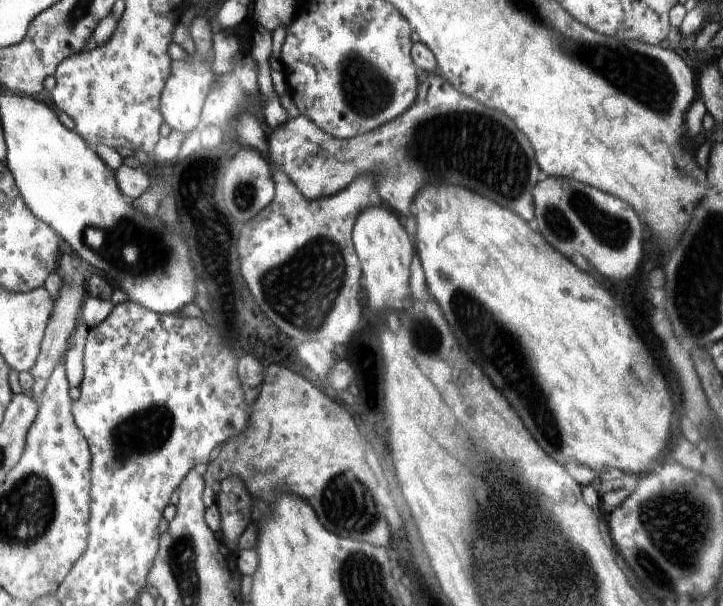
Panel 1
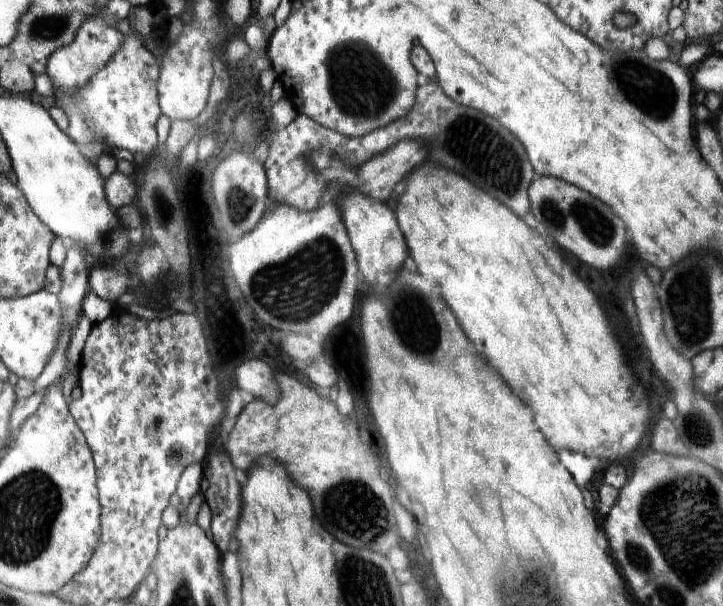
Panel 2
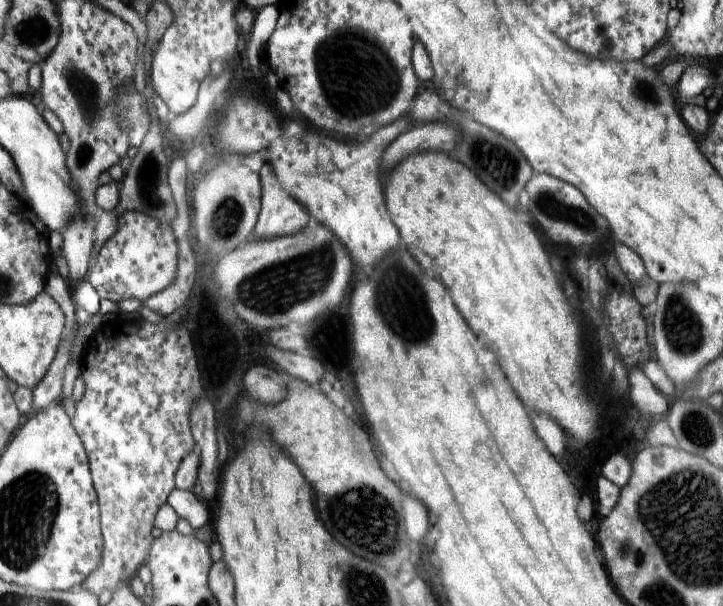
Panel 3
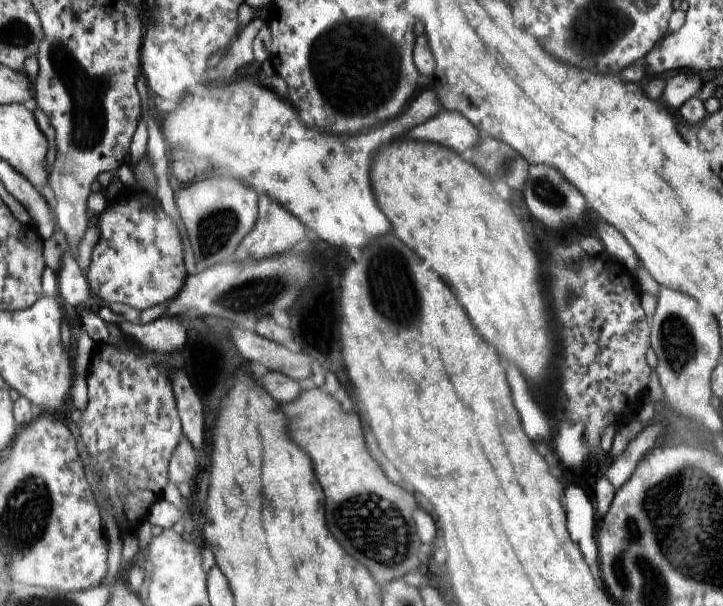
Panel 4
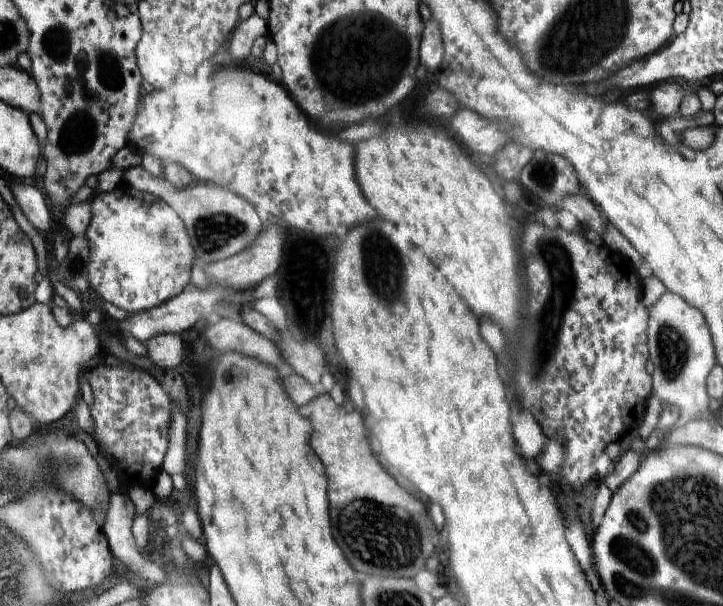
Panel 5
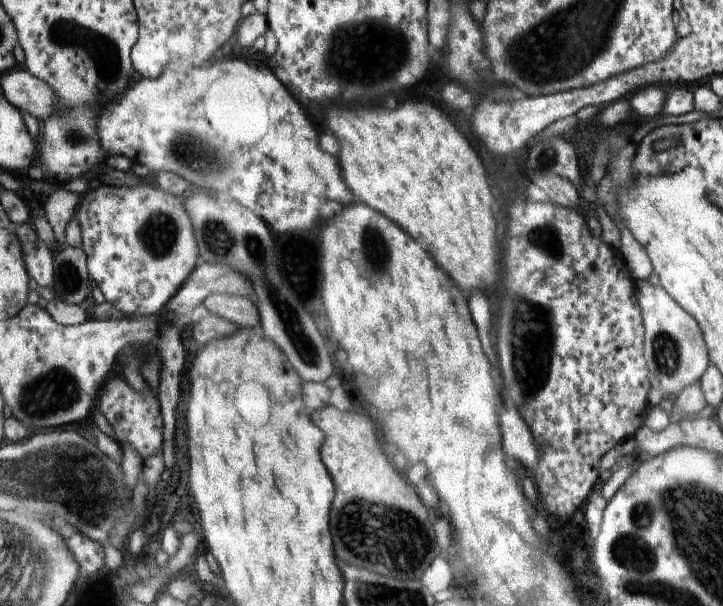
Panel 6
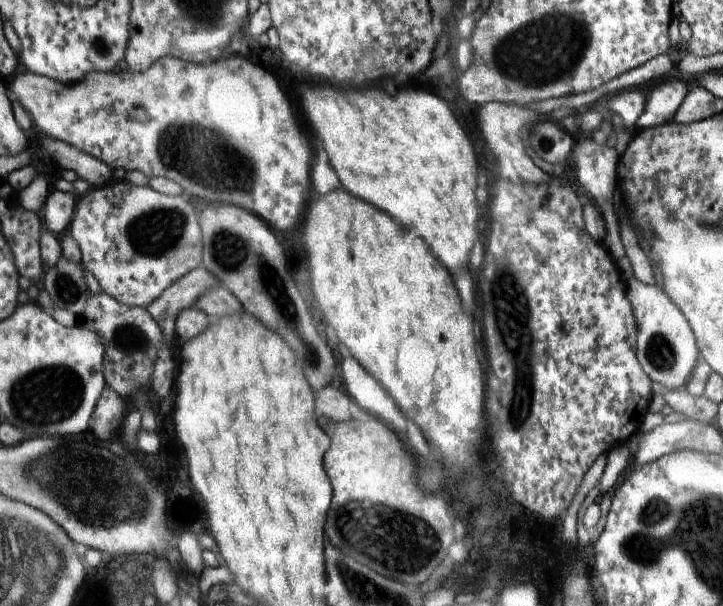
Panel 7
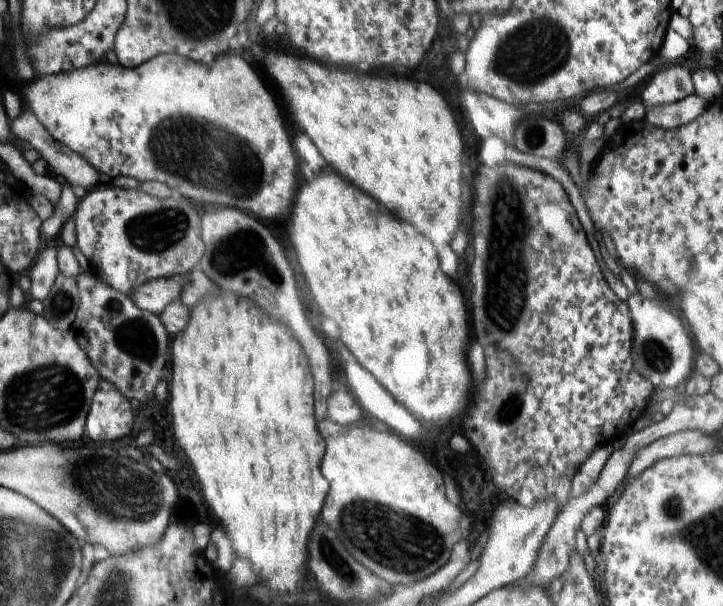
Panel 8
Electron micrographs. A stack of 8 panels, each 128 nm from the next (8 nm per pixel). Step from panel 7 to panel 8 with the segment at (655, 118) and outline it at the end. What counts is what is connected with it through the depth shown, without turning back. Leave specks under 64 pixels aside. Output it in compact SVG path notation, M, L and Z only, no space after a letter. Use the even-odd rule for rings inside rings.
M673 65L652 75L643 90L641 101L647 108L672 104L694 93L691 72L686 67Z

